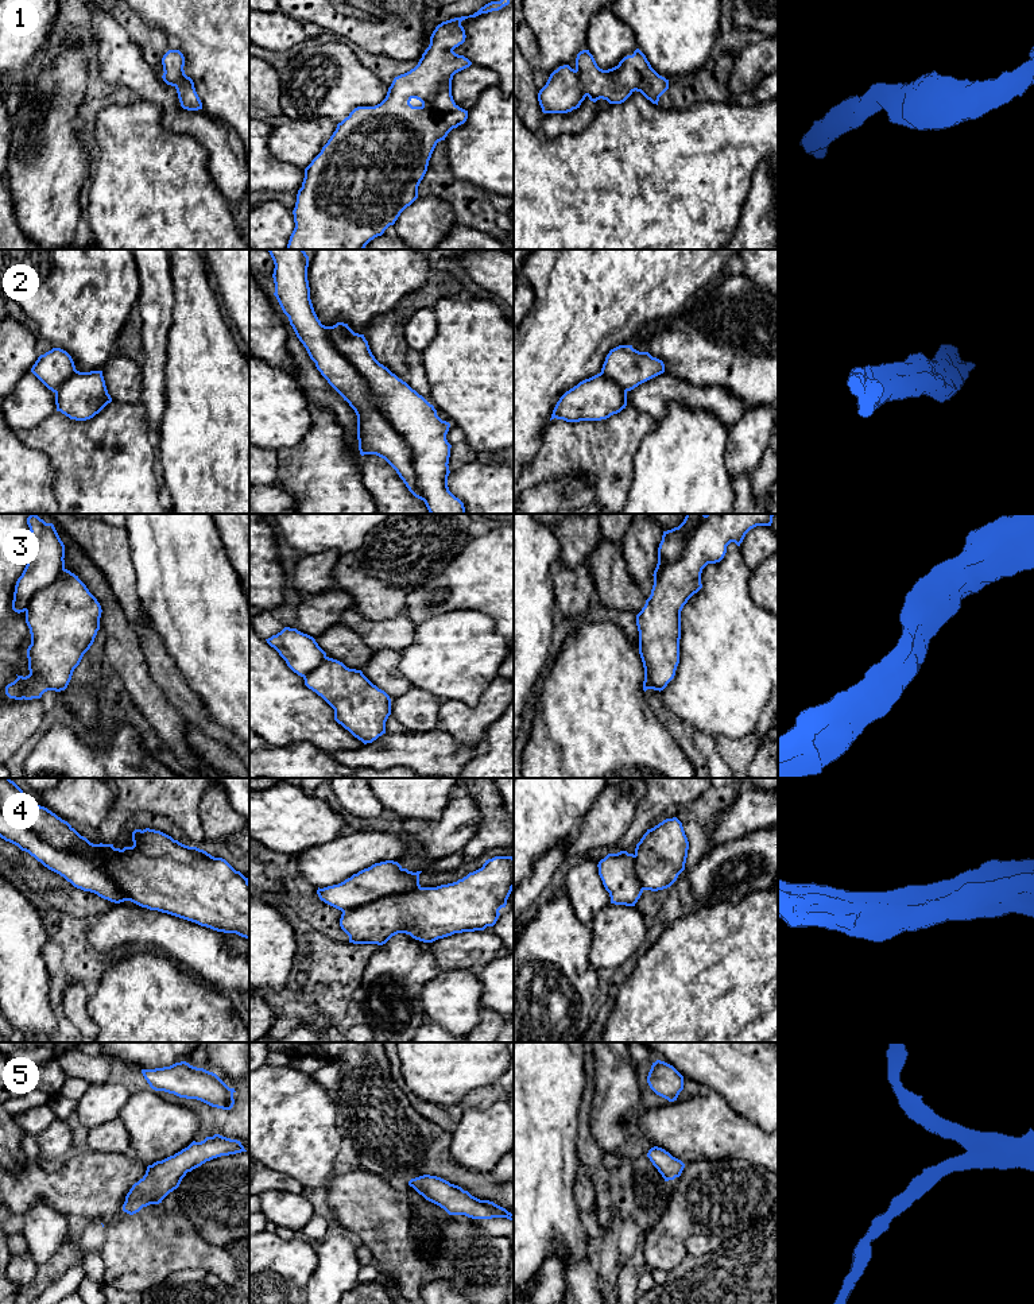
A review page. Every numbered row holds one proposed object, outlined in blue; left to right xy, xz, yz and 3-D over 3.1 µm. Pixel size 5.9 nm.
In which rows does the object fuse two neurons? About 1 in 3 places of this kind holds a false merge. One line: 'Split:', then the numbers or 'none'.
Split: 4

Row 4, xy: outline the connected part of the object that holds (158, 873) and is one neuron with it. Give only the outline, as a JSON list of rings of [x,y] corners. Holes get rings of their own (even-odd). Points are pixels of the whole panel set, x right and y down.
[[[0,778],[0,812],[26,824],[57,848],[81,851],[86,856],[100,858],[128,901],[217,932],[249,939],[249,882],[225,859],[214,858],[197,847],[185,846],[150,828],[132,832],[132,847],[120,850],[113,844],[93,844],[67,821],[30,800],[9,778]]]

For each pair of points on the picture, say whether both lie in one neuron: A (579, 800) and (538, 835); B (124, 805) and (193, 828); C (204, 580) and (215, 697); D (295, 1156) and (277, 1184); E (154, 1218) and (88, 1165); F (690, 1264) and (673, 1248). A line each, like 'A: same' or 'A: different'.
A: same
B: same
C: same
D: different
E: same
F: different

